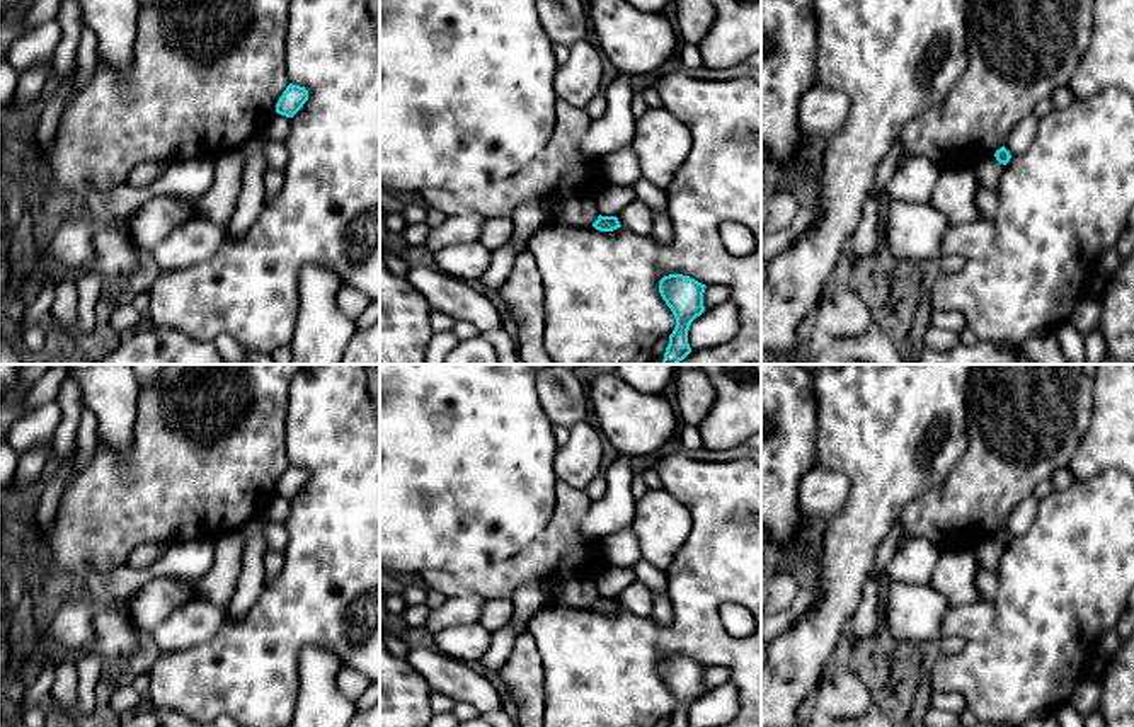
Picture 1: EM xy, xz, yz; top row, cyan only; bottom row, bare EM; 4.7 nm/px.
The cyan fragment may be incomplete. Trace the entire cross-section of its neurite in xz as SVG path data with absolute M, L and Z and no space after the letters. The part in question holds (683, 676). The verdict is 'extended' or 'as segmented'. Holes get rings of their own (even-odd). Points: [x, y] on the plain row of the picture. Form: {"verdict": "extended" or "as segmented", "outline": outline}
{"verdict": "as segmented", "outline": "M669 655L659 662L659 674L676 700L676 708L669 717L667 727L690 727L690 707L705 693L705 669L705 666L683 655Z"}

